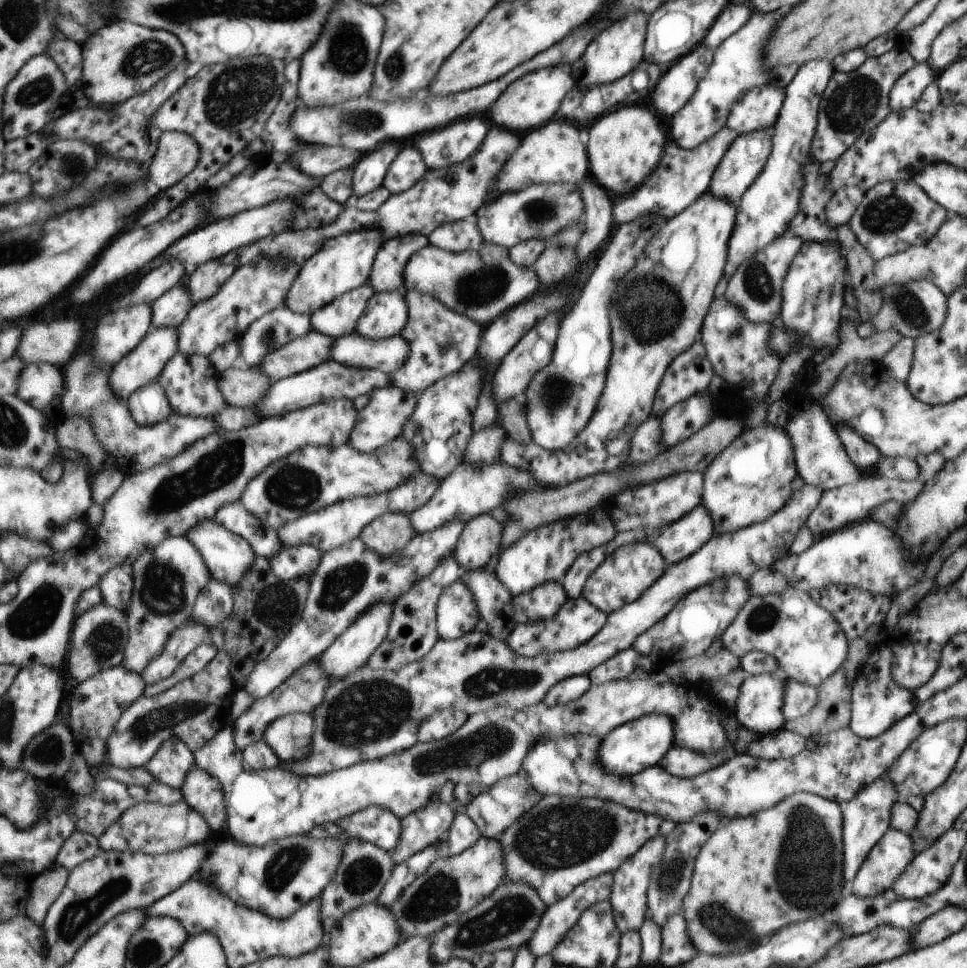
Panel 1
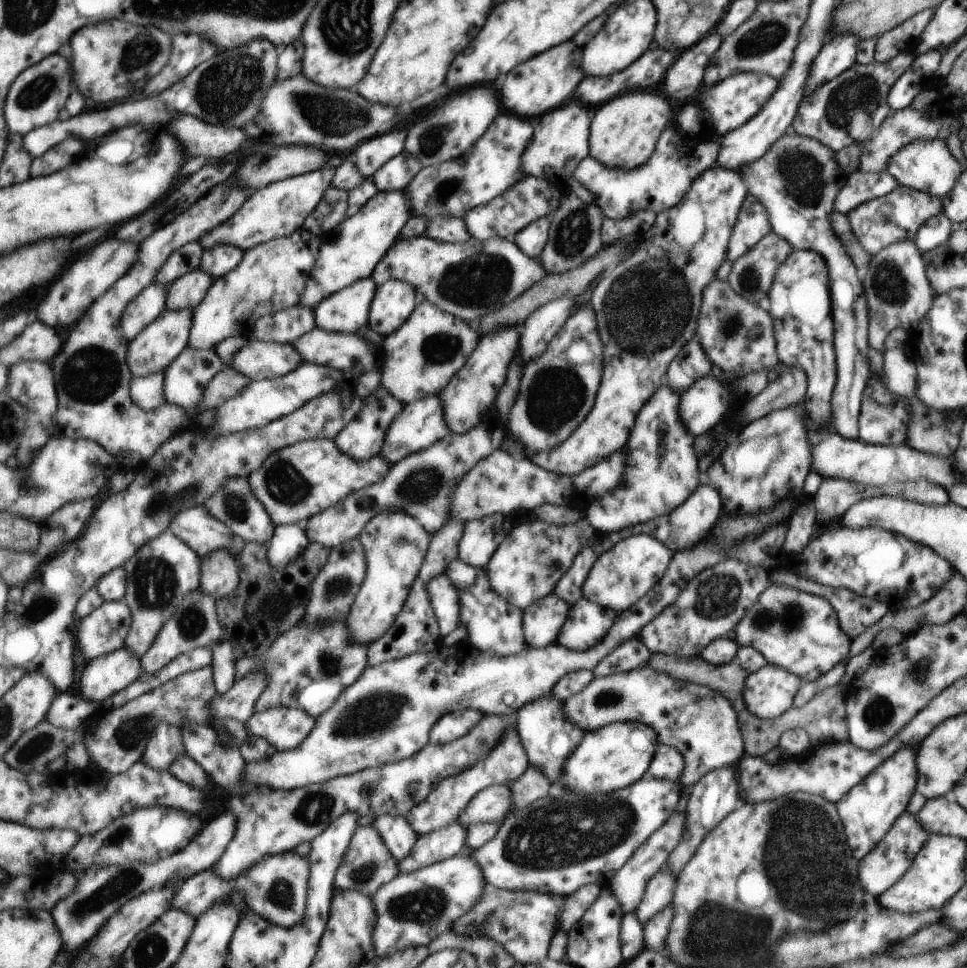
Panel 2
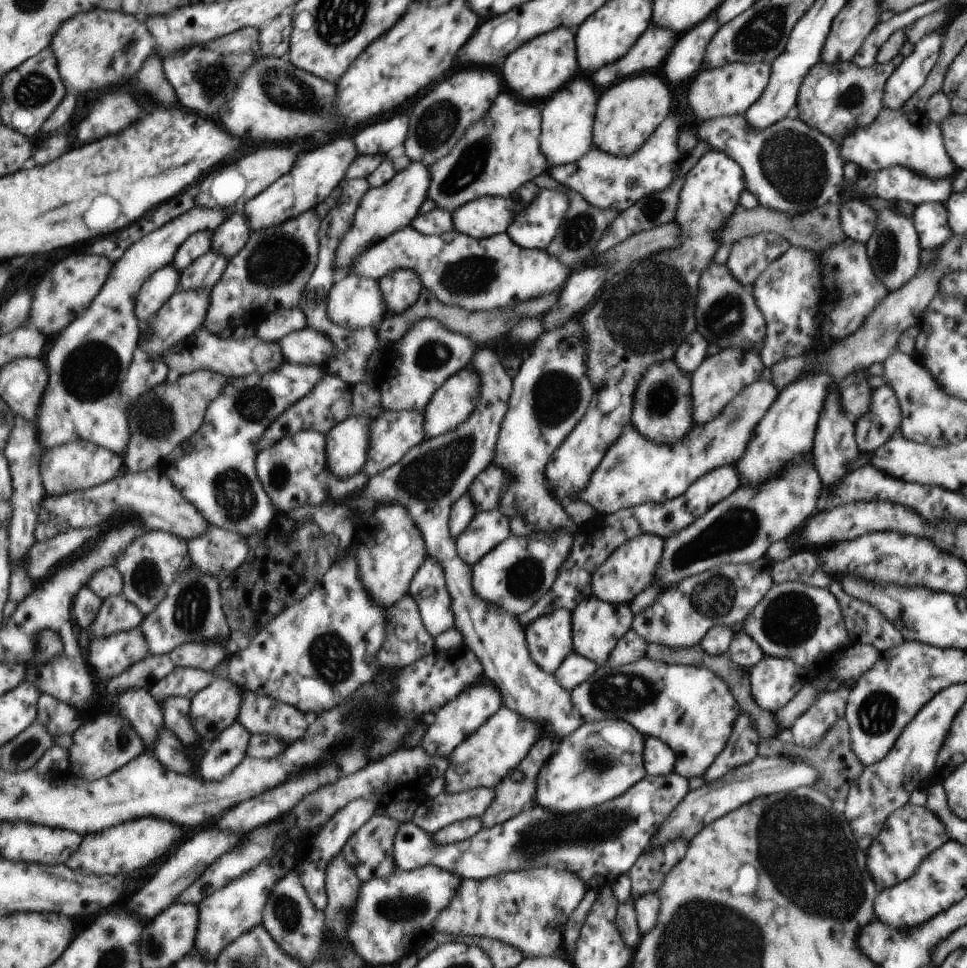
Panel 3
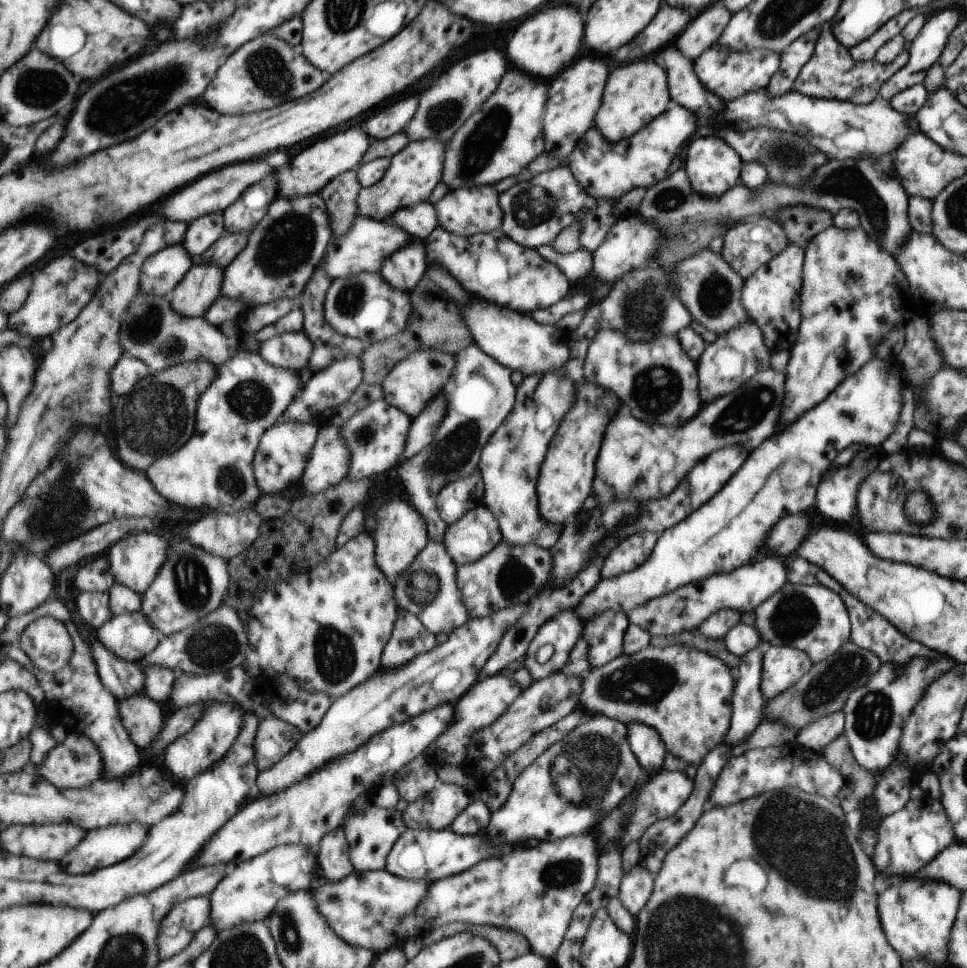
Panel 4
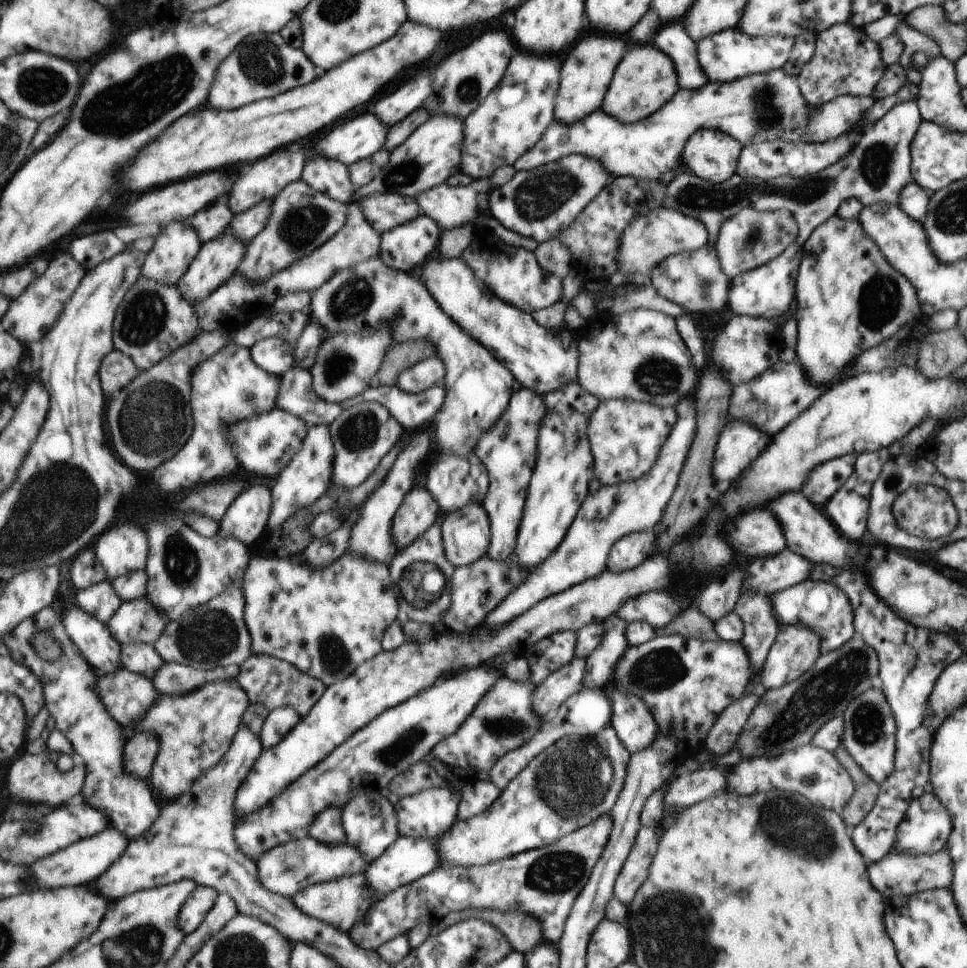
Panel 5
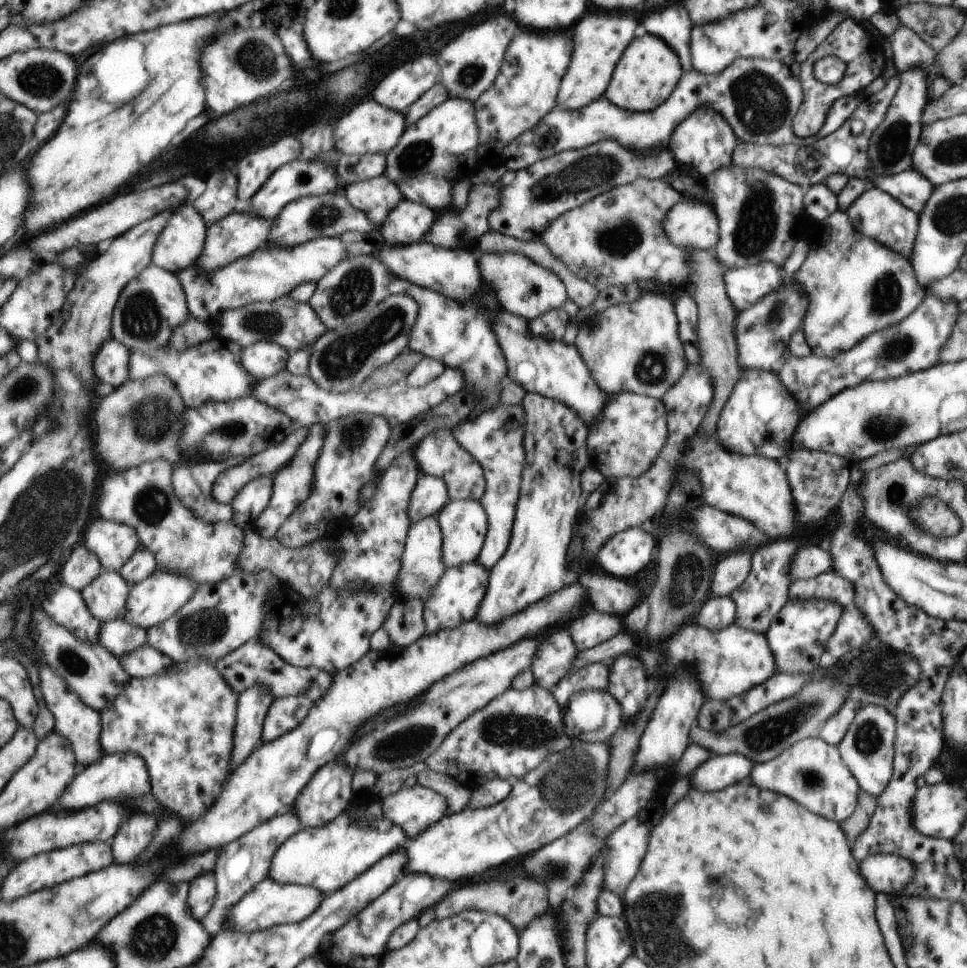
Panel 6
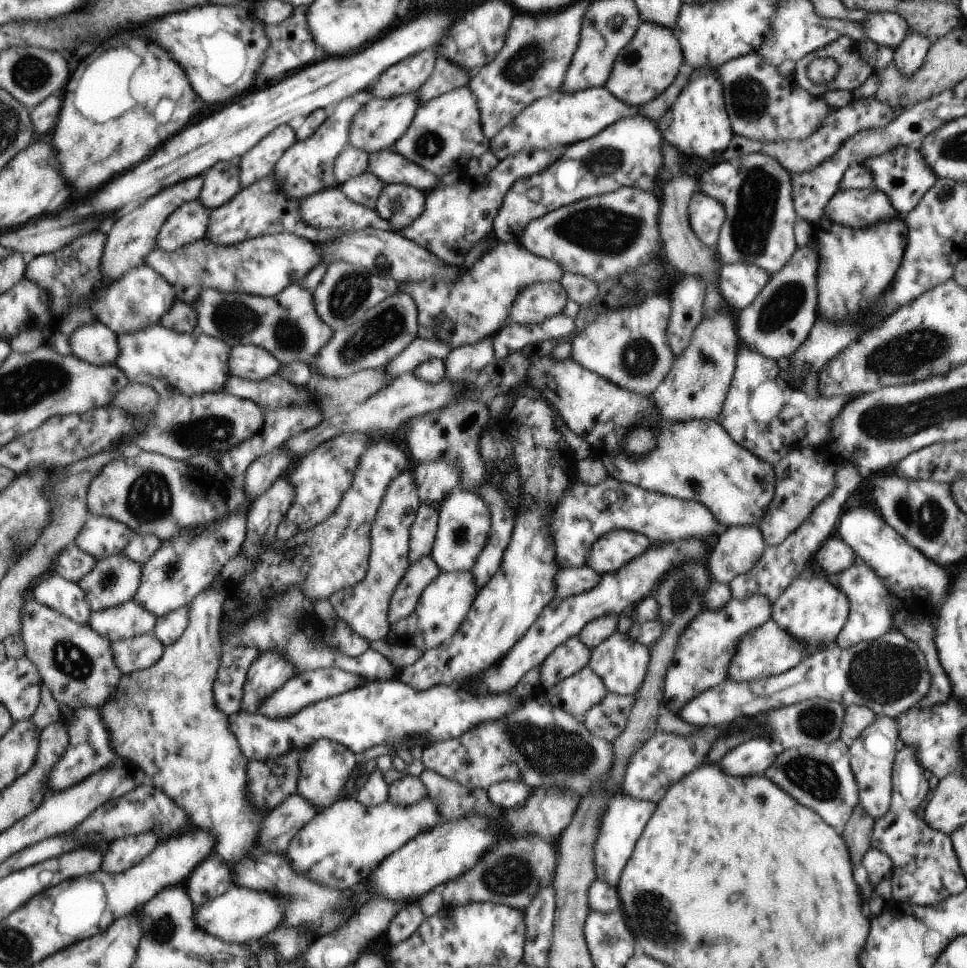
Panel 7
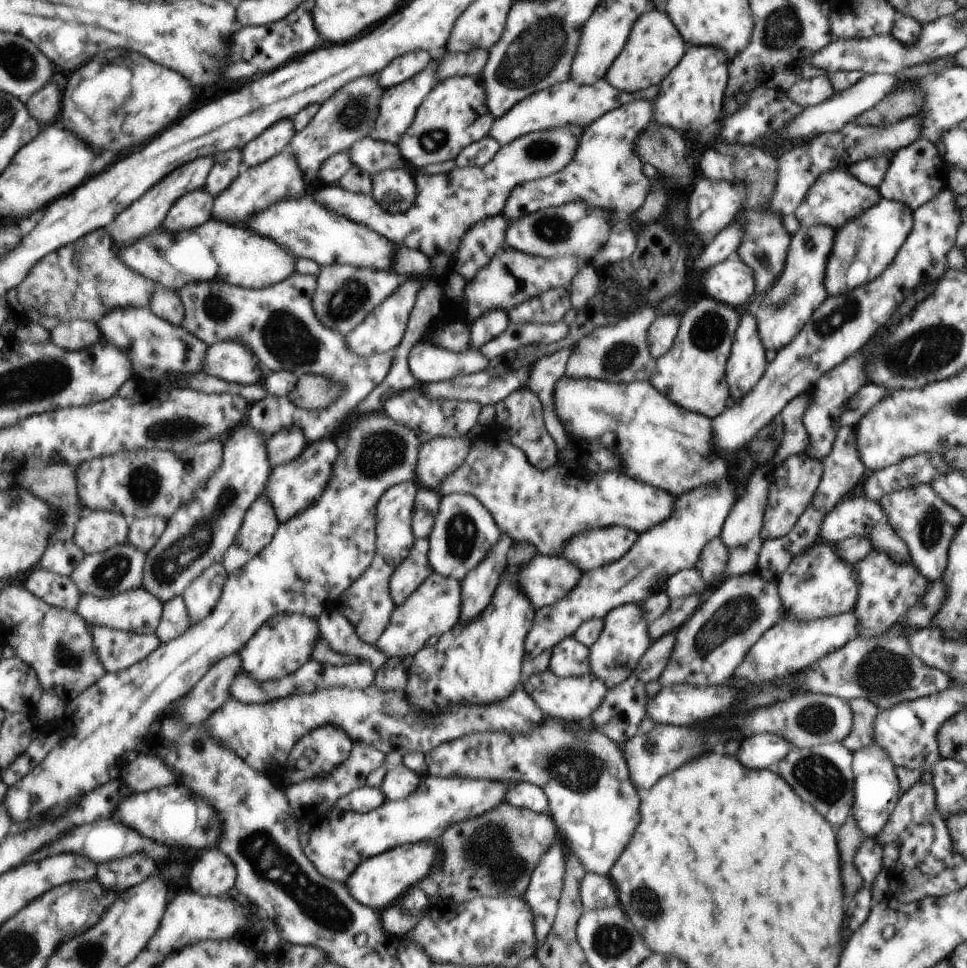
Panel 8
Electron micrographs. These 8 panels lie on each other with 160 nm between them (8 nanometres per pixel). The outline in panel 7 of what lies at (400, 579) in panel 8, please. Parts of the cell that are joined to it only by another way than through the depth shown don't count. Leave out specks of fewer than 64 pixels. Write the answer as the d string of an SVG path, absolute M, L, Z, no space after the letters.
M430 556L413 562L404 574L405 582L396 586L397 594L393 594L393 610L389 610L390 626L416 610L419 595L441 571Z

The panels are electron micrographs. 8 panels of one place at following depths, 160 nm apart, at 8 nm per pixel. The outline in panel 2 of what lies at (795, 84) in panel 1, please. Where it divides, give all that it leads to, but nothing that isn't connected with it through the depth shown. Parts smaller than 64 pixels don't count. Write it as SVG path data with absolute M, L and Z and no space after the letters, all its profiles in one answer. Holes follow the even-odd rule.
M852 34L835 35L825 42L811 64L801 101L804 101L805 95L811 97L820 86L839 76L856 62L859 42L861 41ZM750 198L745 202L745 210L741 211L741 222L737 222L737 230L733 230L733 242L729 243L729 262L737 261L756 245L761 238L771 232L771 222L765 206Z

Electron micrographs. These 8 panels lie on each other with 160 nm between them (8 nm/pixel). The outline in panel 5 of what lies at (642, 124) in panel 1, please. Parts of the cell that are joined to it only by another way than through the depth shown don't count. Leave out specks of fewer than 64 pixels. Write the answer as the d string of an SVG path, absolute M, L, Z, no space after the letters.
M651 43L645 46L635 46L625 54L617 64L613 72L609 88L605 92L604 105L601 110L609 114L611 118L624 124L641 121L649 117L655 110L661 109L665 102L669 102L673 94L677 93L679 84L675 80L675 64L667 54L661 54L659 50L653 50Z

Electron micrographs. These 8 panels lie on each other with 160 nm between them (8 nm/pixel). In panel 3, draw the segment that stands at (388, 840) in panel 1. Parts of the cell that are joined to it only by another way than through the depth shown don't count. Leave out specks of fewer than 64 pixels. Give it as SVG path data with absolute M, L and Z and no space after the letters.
M669 772L666 776L646 775L633 785L620 797L613 798L603 805L593 806L589 810L581 810L578 814L551 814L545 808L529 805L523 808L517 816L509 818L503 824L493 828L480 829L474 836L462 842L452 844L433 844L433 836L427 834L411 822L399 823L397 832L393 836L392 858L396 869L411 871L425 866L437 866L449 874L455 874L459 880L481 880L501 874L501 872L519 872L541 868L541 866L553 866L557 870L565 870L569 874L575 874L581 878L589 890L610 887L617 877L626 874L635 865L637 858L646 848L650 839L656 835L661 822L676 809L676 806L687 792L688 780L680 775Z

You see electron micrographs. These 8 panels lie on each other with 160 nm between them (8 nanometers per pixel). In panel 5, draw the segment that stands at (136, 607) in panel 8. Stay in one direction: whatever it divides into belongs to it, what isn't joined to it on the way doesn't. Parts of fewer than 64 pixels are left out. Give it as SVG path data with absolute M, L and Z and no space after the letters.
M129 642L129 644L121 644L121 664L124 668L145 674L151 679L155 676L155 672L159 672L165 661L153 644Z

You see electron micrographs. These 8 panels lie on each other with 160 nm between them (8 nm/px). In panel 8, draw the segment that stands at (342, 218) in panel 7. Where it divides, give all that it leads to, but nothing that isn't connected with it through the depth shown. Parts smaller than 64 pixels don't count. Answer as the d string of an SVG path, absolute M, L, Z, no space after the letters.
M564 126L526 134L509 145L500 146L482 168L456 166L447 175L433 175L428 170L414 171L416 198L401 214L385 213L372 195L354 193L339 184L316 187L314 198L329 211L369 227L399 247L419 250L428 257L437 253L453 257L466 231L484 219L499 215L511 190L518 184L559 173L572 159L582 130L578 126Z

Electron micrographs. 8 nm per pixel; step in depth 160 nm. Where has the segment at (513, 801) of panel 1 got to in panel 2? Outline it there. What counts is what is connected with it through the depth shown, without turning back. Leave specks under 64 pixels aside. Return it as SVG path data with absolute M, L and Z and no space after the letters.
M491 785L480 790L467 801L458 823L463 826L473 823L503 822L512 806L512 792L508 785Z

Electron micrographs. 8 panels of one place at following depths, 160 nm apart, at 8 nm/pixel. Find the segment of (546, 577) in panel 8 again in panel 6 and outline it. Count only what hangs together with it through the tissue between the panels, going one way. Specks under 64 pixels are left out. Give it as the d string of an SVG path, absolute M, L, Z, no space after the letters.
M585 574L579 578L579 584L585 590L585 596L593 606L593 611L600 611L601 614L622 618L640 602L639 590L617 578Z

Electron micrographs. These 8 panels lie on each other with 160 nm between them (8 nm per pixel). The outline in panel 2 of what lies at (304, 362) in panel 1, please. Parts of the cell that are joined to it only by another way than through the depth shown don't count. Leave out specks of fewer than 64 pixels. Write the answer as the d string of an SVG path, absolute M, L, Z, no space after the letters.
M253 341L243 347L227 365L234 369L240 370L253 381L262 381L265 379L274 379L284 377L286 374L292 373L301 363L305 362L301 353L293 343L274 343L273 341Z

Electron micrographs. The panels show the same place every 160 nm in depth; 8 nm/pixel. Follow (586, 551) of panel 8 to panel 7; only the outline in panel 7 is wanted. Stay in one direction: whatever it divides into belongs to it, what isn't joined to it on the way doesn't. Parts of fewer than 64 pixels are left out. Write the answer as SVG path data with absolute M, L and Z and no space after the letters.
M627 529L606 532L591 546L587 556L587 567L597 574L615 573L629 560L641 556L649 548L649 540L643 534Z

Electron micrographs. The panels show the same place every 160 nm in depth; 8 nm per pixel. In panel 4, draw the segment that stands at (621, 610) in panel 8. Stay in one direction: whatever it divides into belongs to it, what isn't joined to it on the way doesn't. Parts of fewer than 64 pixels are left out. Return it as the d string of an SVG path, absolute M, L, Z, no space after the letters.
M628 723L628 742L640 766L647 773L655 773L661 769L665 750L663 741L654 728L641 723Z

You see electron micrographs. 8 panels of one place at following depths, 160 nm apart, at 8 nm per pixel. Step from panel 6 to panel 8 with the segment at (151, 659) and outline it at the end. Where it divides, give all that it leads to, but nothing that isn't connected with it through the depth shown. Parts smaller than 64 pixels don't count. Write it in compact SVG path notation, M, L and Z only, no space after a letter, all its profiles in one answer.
M91 627L100 661L109 673L120 673L145 660L162 645L155 635L142 635L112 629Z

